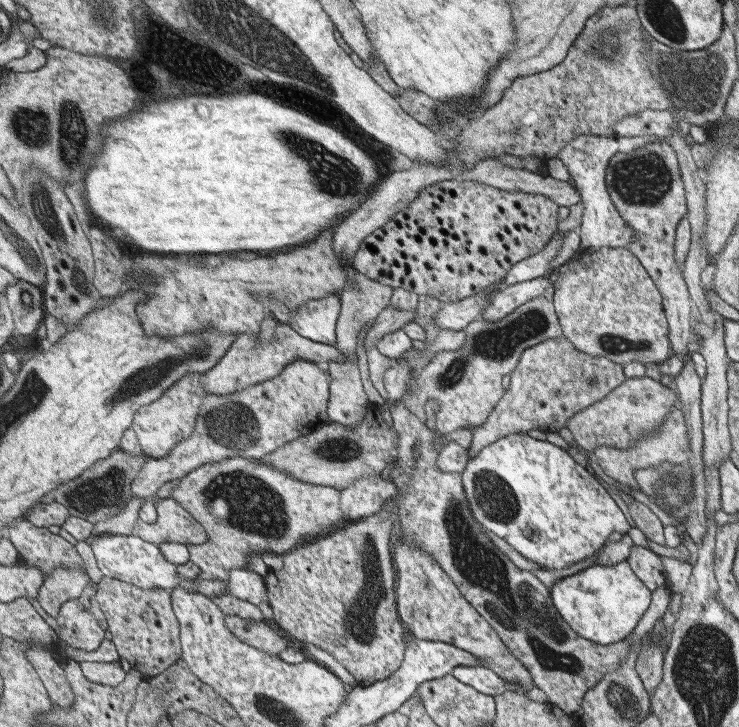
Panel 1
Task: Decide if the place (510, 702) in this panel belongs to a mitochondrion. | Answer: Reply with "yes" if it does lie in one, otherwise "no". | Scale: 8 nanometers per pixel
no

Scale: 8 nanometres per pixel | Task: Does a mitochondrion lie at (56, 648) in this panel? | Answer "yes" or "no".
no

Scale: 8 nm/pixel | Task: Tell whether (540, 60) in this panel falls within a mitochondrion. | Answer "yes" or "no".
no

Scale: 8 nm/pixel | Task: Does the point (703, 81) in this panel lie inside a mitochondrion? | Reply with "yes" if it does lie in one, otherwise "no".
yes

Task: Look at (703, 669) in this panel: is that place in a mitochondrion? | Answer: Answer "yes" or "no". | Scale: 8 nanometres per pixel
yes

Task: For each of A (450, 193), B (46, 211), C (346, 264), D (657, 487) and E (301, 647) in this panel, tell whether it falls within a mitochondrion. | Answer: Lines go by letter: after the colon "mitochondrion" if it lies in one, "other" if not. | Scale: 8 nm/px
A: other
B: mitochondrion
C: other
D: mitochondrion
E: other

